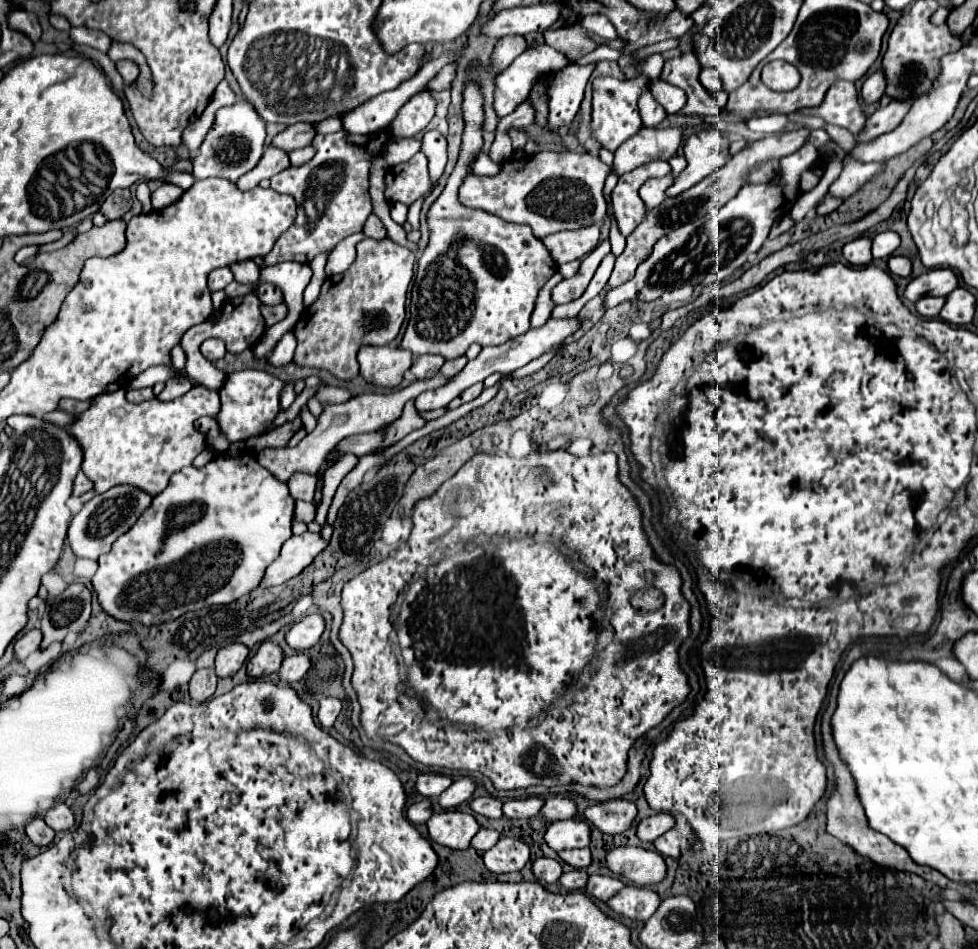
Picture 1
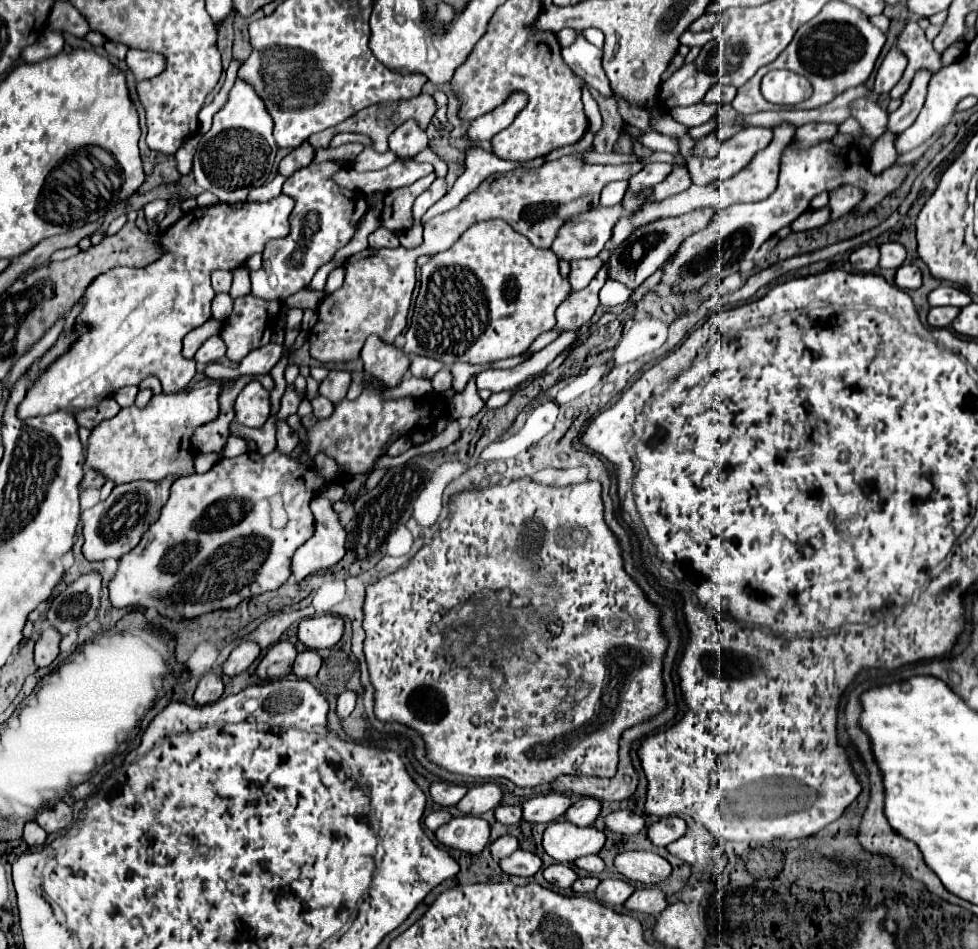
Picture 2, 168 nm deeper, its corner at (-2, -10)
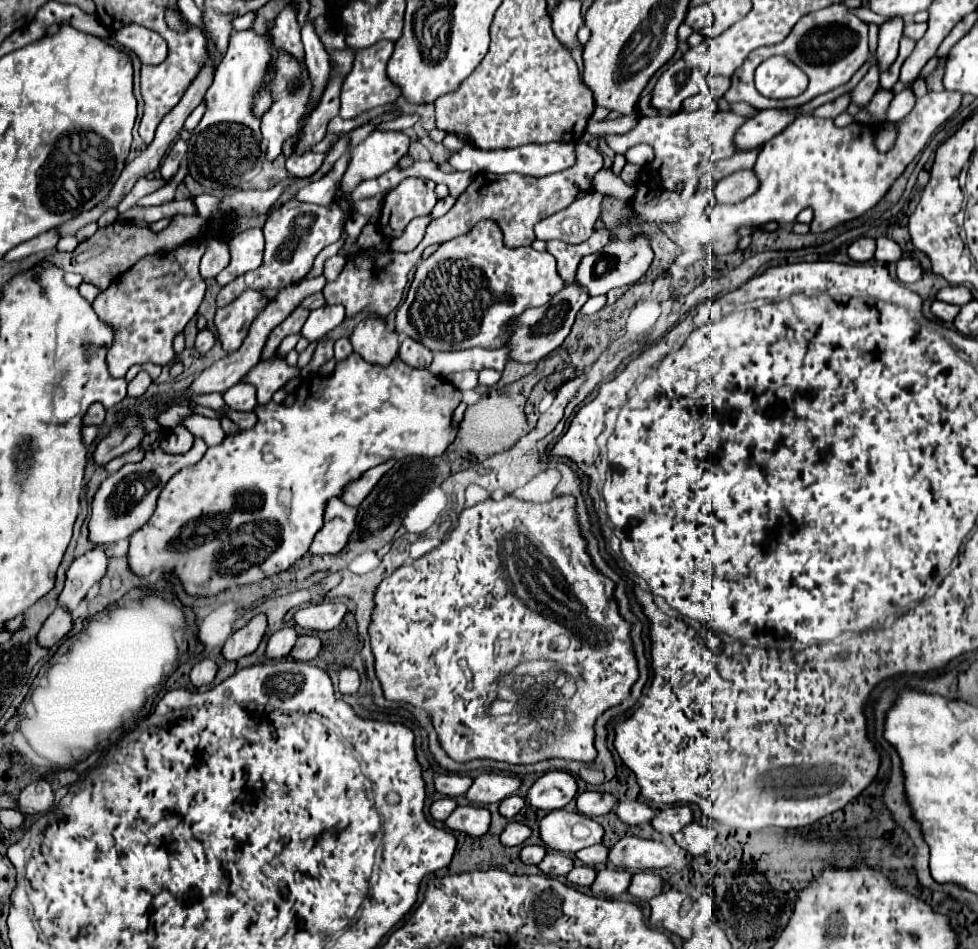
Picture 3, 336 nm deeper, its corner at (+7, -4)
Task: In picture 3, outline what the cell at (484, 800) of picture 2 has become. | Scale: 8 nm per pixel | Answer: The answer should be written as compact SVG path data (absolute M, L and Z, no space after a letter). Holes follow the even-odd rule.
M480 773L474 779L472 787L468 789L466 797L474 803L480 803L480 805L498 803L498 801L514 795L520 785L522 785L520 777L500 775L500 773Z

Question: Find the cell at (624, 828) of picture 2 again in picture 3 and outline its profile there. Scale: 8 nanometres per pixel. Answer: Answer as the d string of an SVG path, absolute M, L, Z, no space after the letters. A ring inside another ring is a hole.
M624 801L616 807L616 815L628 825L640 825L640 823L652 821L656 811L644 801Z

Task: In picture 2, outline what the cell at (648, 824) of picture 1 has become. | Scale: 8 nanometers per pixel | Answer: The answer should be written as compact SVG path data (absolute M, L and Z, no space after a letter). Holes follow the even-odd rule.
M663 817L649 827L647 837L655 847L665 847L675 839L683 837L685 833L687 833L687 825L681 817Z

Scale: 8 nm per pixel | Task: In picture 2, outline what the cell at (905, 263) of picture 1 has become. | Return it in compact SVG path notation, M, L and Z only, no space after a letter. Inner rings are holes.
M901 265L895 273L895 283L901 289L917 289L921 285L921 271L915 265Z

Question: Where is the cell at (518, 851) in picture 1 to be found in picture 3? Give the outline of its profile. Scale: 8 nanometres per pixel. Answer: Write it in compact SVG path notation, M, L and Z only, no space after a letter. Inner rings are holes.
M526 845L520 853L520 859L526 863L526 865L538 865L546 855L546 847L542 845Z

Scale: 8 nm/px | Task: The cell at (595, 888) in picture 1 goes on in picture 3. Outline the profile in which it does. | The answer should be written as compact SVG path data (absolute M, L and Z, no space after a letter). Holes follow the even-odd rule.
M604 869L598 871L596 881L592 883L592 893L598 897L618 897L630 885L632 873L626 869Z

